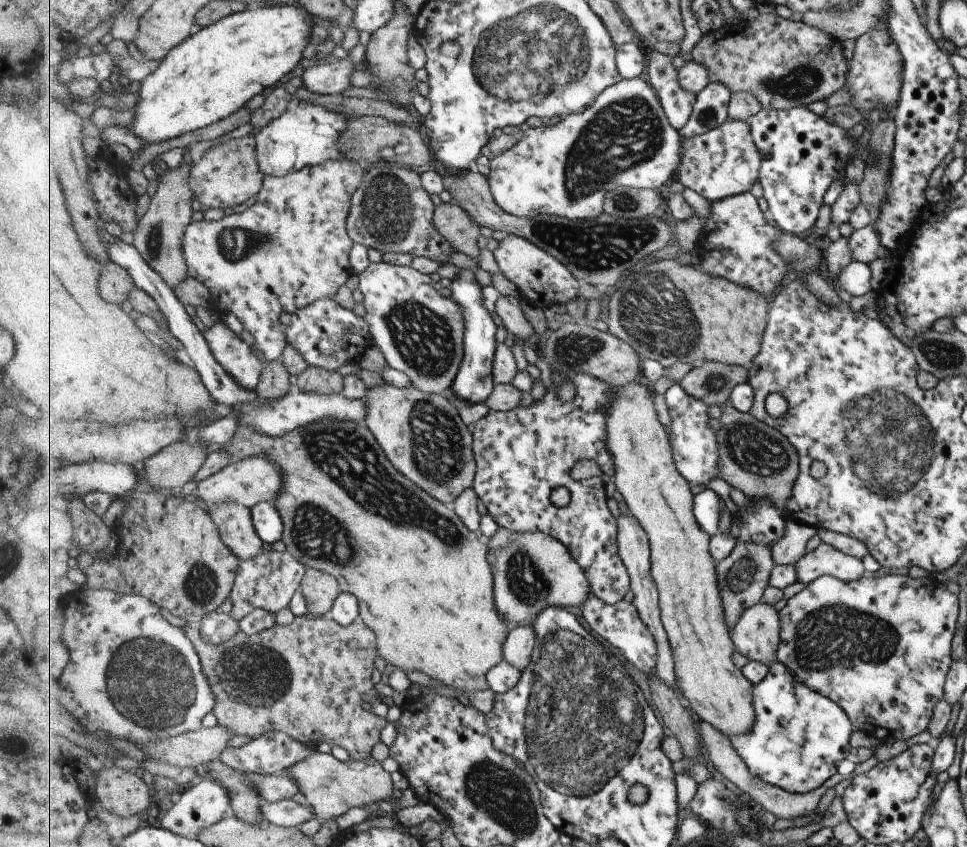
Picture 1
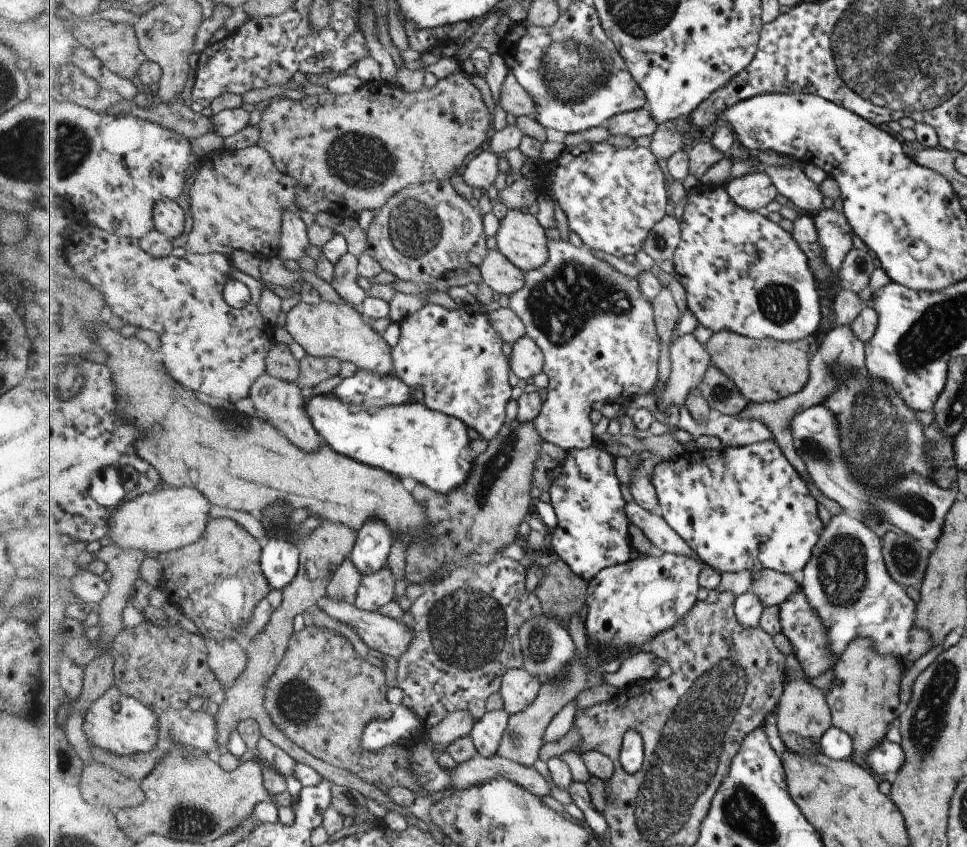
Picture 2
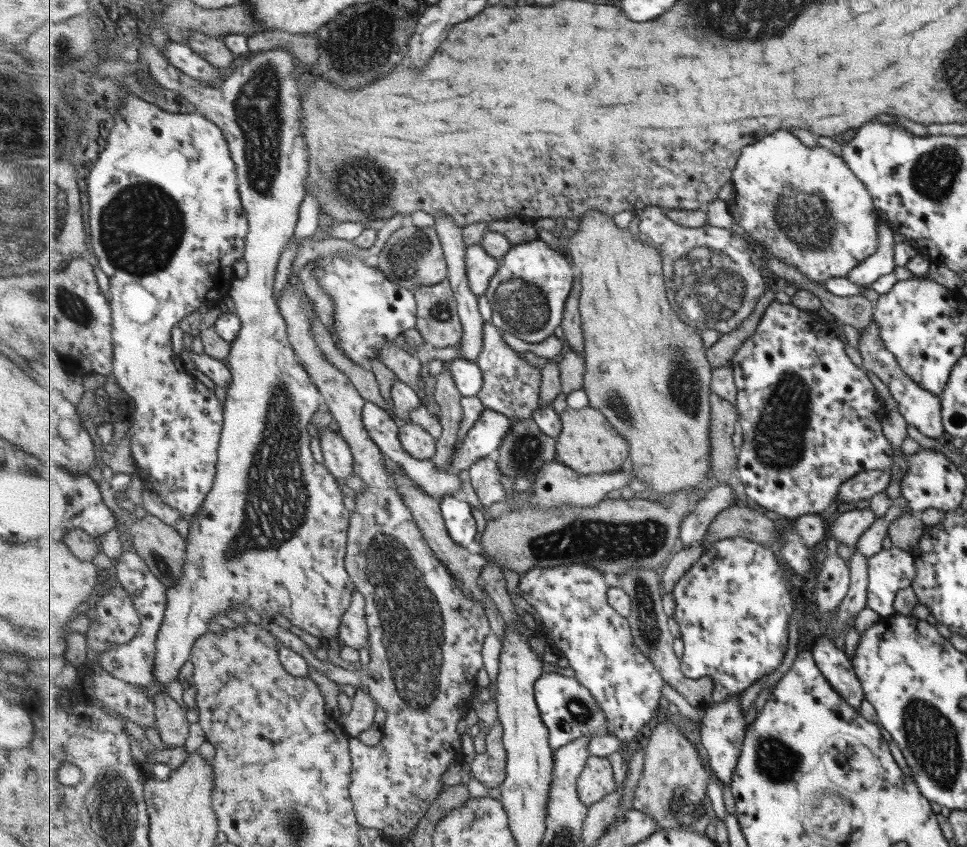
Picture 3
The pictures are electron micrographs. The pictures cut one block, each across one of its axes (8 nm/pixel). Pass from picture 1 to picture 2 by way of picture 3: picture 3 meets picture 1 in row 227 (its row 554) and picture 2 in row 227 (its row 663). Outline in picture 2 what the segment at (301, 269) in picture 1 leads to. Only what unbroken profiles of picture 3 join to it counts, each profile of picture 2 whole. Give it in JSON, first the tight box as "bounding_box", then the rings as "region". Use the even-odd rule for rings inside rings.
{"bounding_box":[154,198,187,238],"region":[[[167,198],[157,202],[154,208],[155,229],[160,230],[169,238],[177,238],[185,232],[187,214],[175,200]]]}

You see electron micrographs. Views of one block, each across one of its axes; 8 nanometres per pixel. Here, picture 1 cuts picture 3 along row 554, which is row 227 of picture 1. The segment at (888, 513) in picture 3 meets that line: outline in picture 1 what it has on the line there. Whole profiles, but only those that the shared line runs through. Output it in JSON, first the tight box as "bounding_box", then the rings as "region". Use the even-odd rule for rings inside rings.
{"bounding_box":[848,224,883,265],"region":[[[872,224],[854,230],[850,234],[848,237],[848,249],[851,261],[862,262],[866,265],[883,254],[878,232],[874,230]]]}

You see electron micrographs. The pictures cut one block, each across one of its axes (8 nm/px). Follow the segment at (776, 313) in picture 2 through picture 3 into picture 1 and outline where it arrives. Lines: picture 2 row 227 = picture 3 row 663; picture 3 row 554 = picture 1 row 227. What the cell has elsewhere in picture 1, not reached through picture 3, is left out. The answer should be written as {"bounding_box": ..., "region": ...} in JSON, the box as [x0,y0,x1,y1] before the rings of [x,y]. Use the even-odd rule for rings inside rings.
{"bounding_box":[698,192,791,297],"region":[[[751,192],[712,201],[710,205],[711,214],[704,220],[698,242],[698,267],[707,274],[749,287],[767,297],[775,296],[782,288],[779,284],[791,269],[783,255],[775,248],[776,242],[783,234],[782,228],[771,226],[765,220],[759,202]]]}

